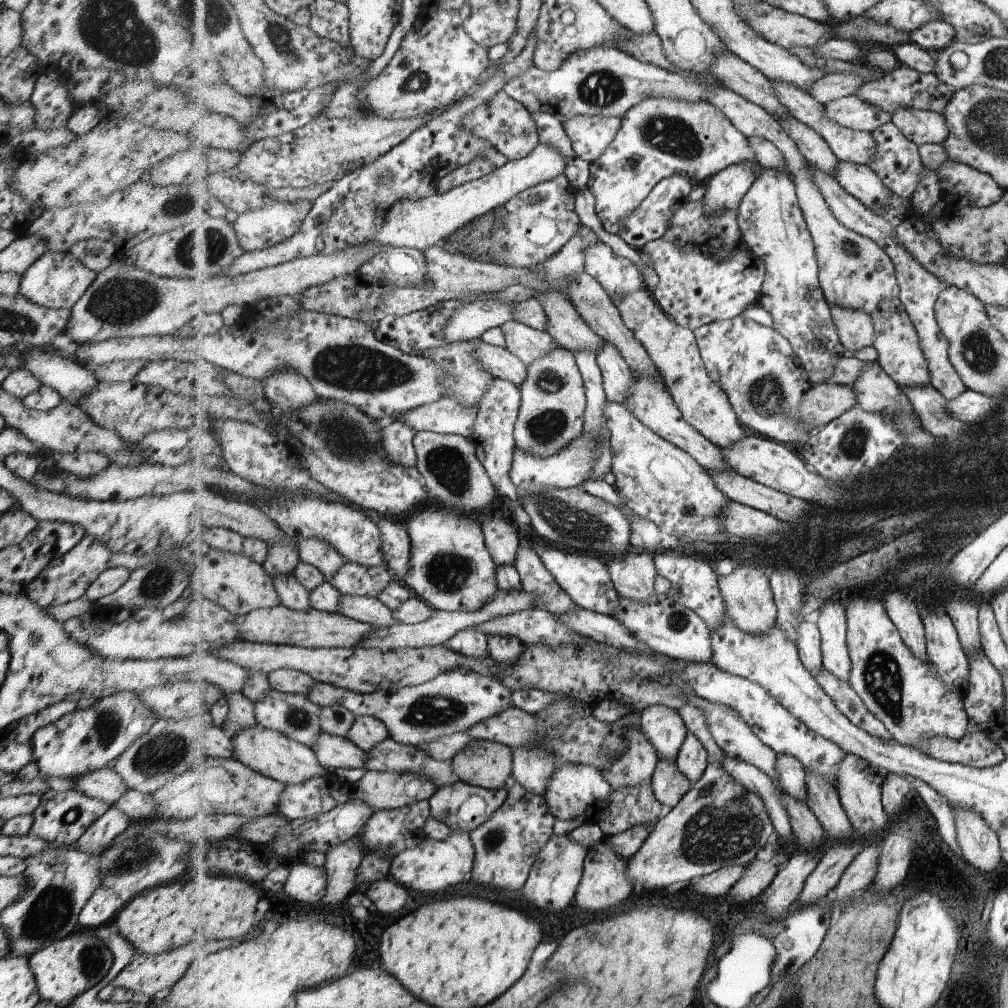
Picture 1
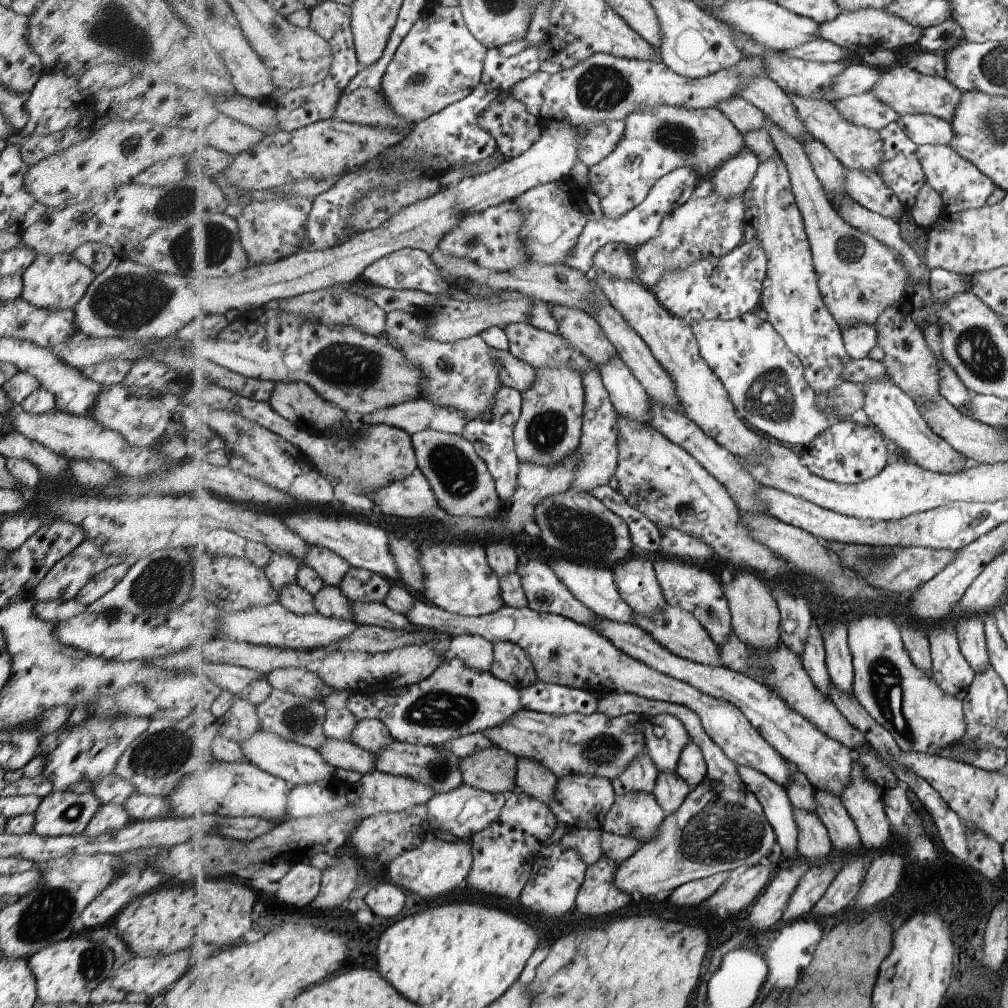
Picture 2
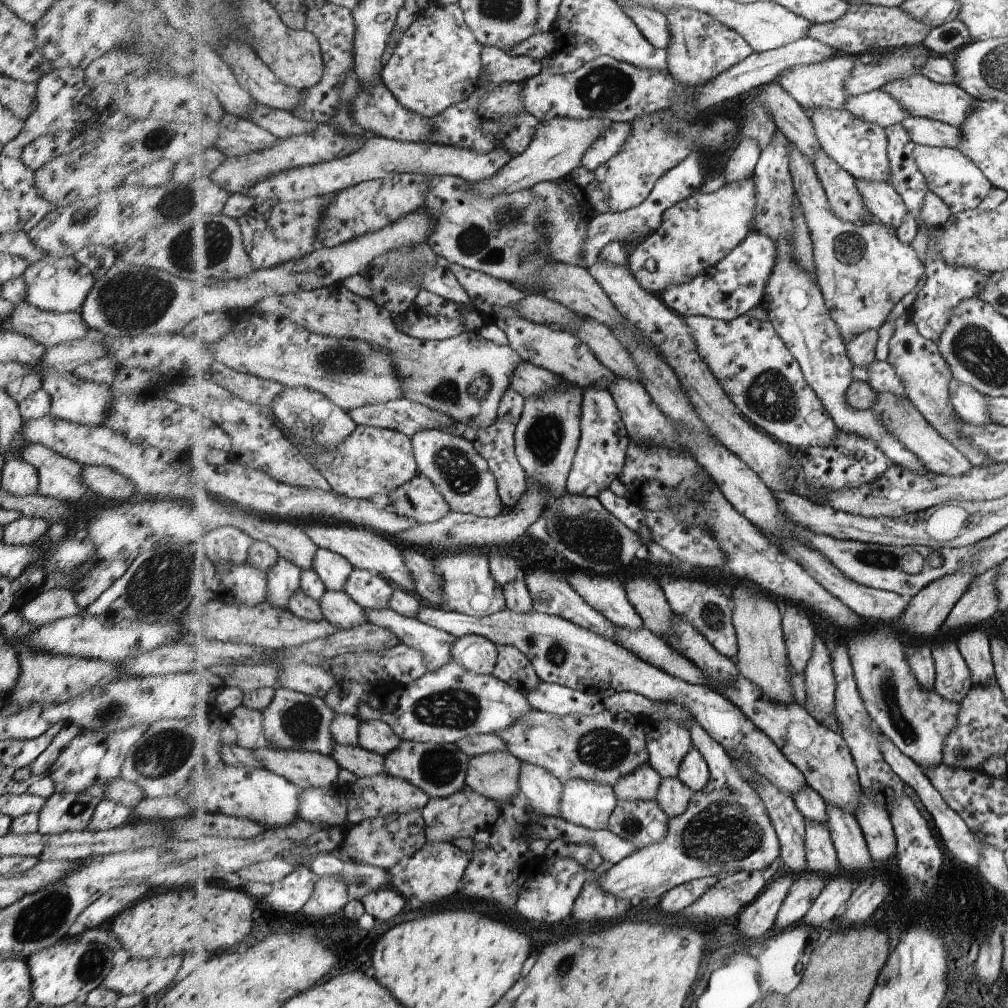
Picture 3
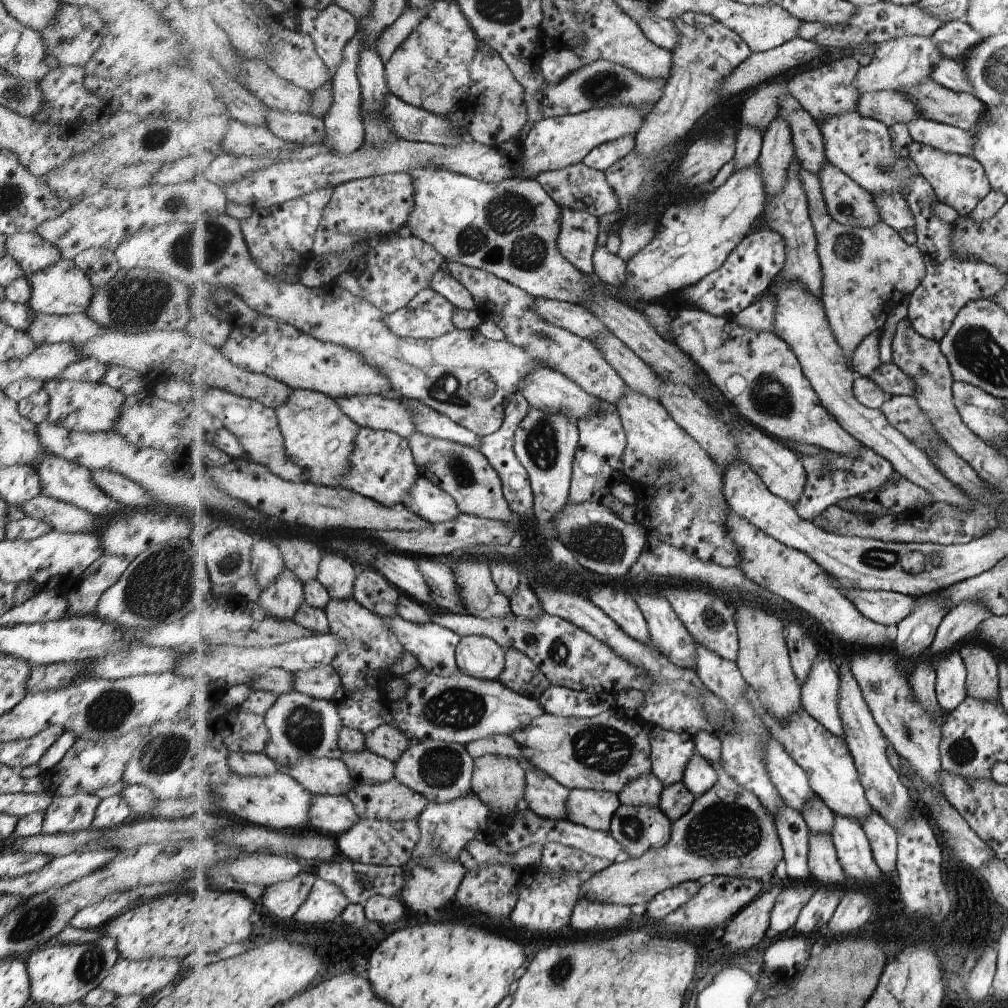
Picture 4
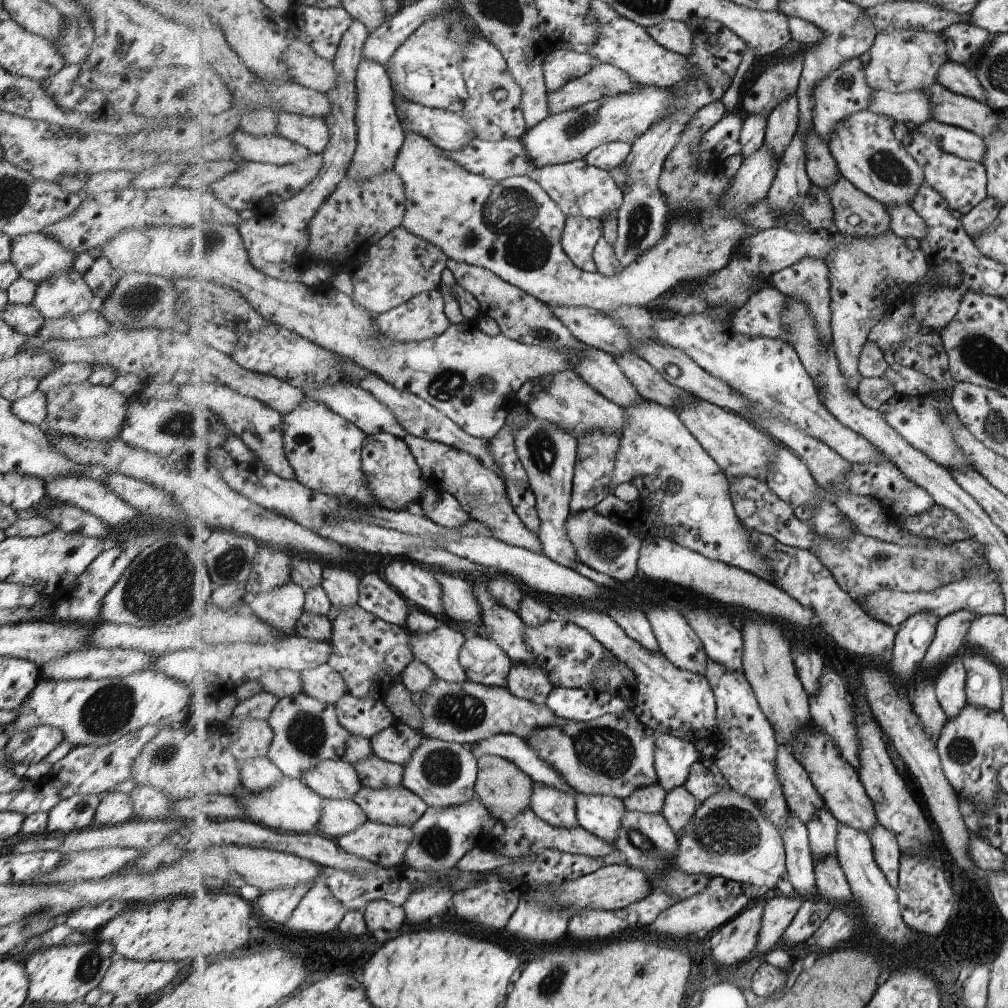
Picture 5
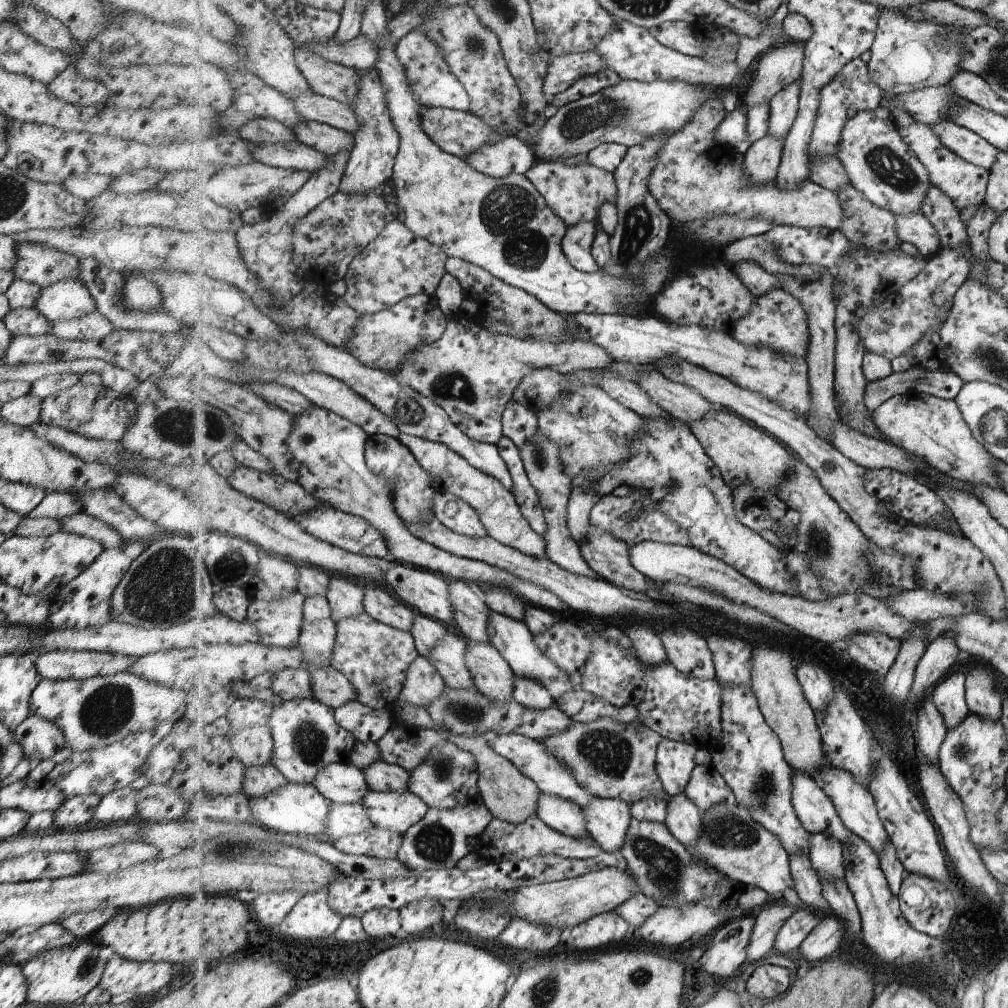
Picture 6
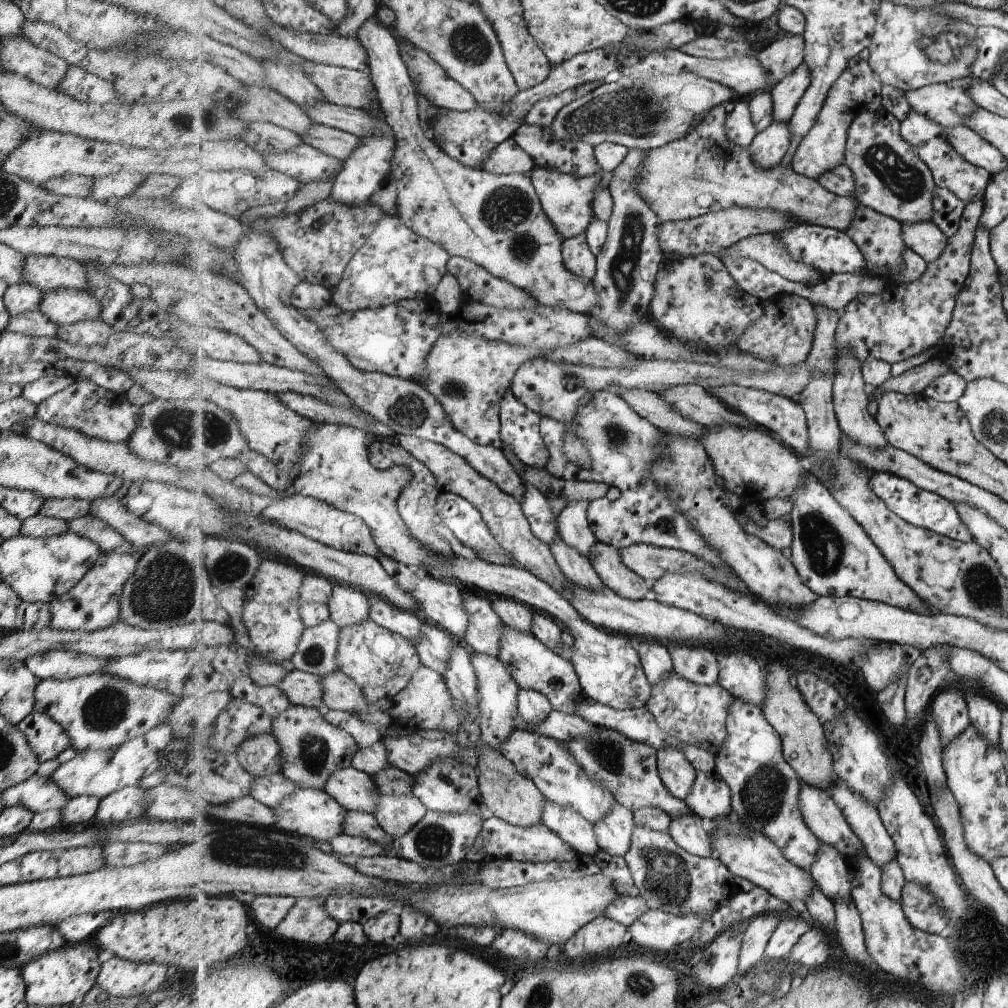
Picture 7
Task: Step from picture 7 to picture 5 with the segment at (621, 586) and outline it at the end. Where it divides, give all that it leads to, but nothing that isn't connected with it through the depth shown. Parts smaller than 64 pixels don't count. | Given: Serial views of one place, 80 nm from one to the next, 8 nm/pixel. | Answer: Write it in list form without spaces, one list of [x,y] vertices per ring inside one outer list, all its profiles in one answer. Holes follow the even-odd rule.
[[[593,507],[576,513],[571,512],[567,532],[577,551],[578,560],[588,567],[607,574],[621,584],[639,576],[638,560],[644,541],[639,529],[614,521],[609,515],[604,515]]]

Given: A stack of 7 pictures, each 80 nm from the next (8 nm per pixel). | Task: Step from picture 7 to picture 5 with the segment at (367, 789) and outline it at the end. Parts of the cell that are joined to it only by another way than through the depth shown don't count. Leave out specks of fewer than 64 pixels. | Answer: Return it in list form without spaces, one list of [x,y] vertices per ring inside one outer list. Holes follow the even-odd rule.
[[[345,758],[319,763],[316,769],[304,774],[303,782],[324,799],[337,800],[354,800],[363,786],[354,764]]]

